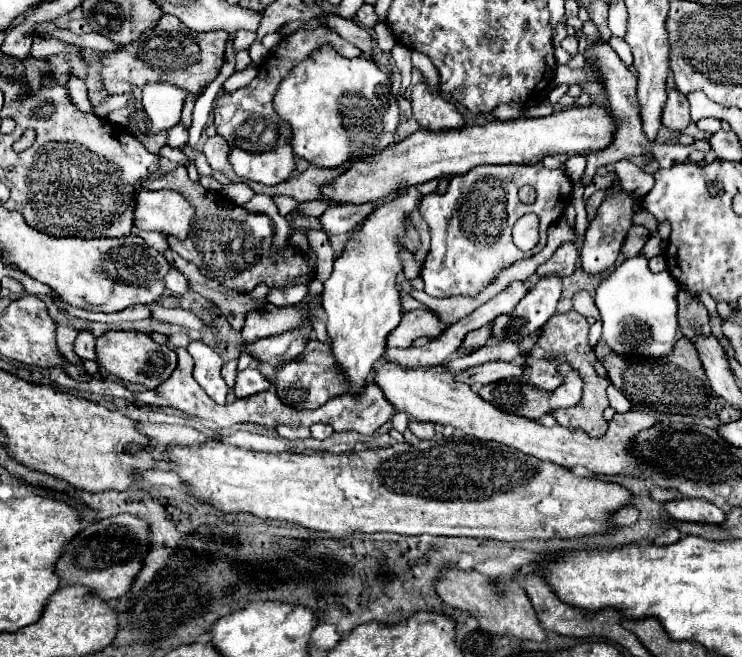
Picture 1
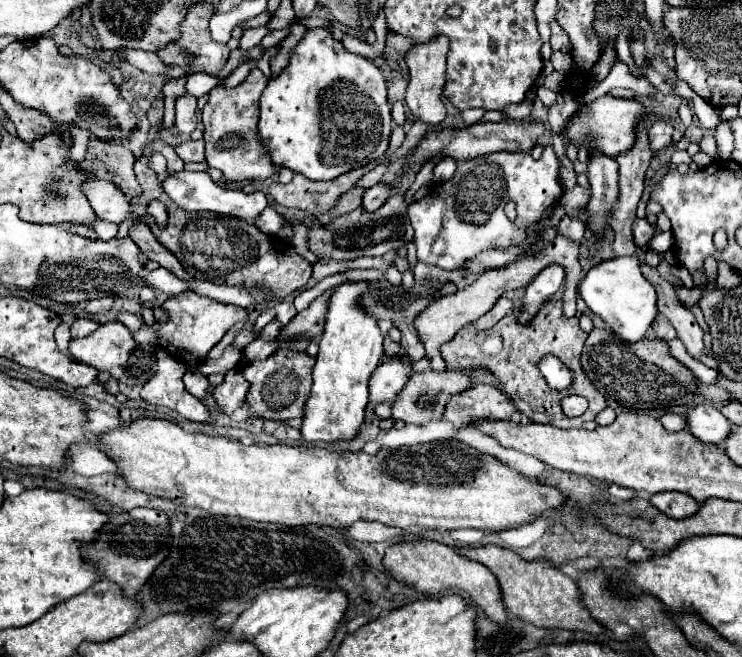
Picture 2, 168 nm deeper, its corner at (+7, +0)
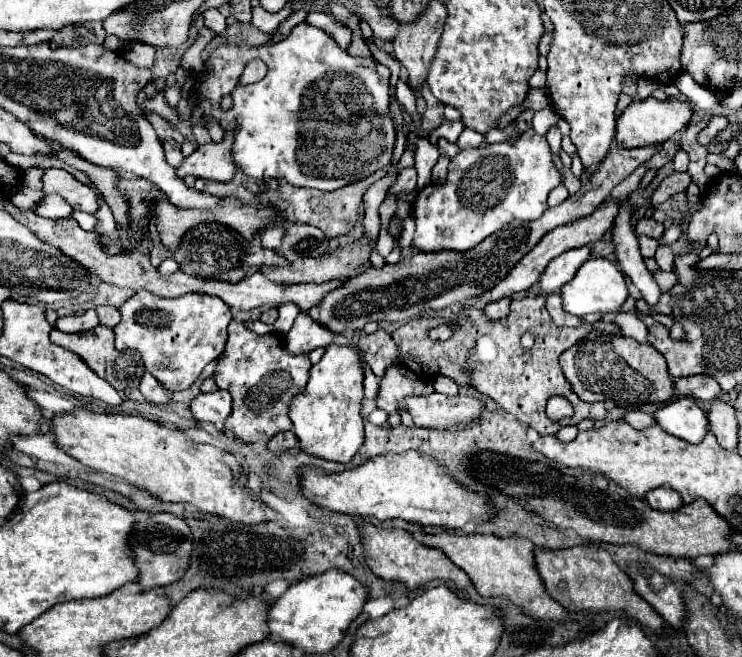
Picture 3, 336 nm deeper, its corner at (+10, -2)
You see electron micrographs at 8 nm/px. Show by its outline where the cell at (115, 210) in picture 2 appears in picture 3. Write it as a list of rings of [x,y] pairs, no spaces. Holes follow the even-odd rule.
[[[58,168],[46,170],[46,174],[44,174],[44,194],[52,194],[52,192],[66,198],[66,202],[72,204],[76,210],[96,214],[98,208],[100,208],[98,190],[78,182],[66,170],[58,170]]]

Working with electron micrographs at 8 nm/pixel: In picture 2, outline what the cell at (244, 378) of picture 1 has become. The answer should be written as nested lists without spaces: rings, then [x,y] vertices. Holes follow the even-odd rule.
[[[239,368],[229,370],[225,374],[223,384],[213,388],[213,398],[215,398],[217,410],[225,412],[225,414],[233,414],[237,408],[243,406],[247,390],[249,390],[249,384],[245,382],[241,370]]]

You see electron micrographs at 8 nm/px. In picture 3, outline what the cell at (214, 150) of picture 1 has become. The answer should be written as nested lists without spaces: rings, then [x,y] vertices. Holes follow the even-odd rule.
[[[164,140],[162,146],[164,146],[164,152],[166,152],[166,160],[168,160],[172,166],[178,168],[178,166],[182,164],[182,160],[184,160],[184,154],[182,154],[180,146],[178,146],[174,140]]]

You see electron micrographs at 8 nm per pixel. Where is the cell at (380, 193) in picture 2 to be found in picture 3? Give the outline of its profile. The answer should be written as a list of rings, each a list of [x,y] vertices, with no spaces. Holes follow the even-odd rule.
[[[406,168],[396,176],[394,184],[388,188],[388,194],[398,196],[400,192],[414,192],[414,190],[416,190],[416,170]]]

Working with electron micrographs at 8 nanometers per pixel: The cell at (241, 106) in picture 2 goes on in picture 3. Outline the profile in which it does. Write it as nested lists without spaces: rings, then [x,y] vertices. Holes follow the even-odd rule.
[[[226,132],[220,142],[210,142],[200,146],[194,154],[190,154],[182,166],[178,168],[178,176],[184,178],[186,174],[192,174],[196,178],[214,180],[214,182],[230,182],[234,174],[238,172],[238,166],[234,166],[232,158],[232,144],[234,144],[236,132]]]

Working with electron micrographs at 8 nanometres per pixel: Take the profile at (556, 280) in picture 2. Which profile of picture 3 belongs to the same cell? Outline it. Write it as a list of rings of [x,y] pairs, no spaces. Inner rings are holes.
[[[582,246],[582,248],[574,248],[568,250],[560,256],[556,256],[554,260],[548,262],[548,266],[544,268],[538,286],[544,294],[554,294],[558,292],[566,282],[570,282],[570,278],[576,276],[578,268],[590,258],[590,246]]]

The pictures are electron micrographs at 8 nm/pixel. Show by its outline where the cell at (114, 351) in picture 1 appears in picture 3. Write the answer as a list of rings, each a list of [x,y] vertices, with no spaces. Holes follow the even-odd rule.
[[[96,326],[92,330],[86,330],[86,332],[76,332],[76,334],[66,334],[58,328],[54,328],[50,332],[50,340],[66,350],[72,350],[74,354],[78,354],[100,378],[104,378],[106,382],[110,382],[116,390],[128,390],[128,388],[136,388],[142,374],[136,372],[138,366],[132,358],[132,354],[128,352],[122,352],[122,350],[116,350],[114,346],[114,330],[108,328],[108,326]]]

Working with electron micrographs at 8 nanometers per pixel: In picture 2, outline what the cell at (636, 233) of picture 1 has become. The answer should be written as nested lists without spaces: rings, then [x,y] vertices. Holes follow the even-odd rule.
[[[645,218],[643,220],[635,220],[633,222],[633,236],[635,236],[635,244],[639,246],[639,248],[647,248],[647,244],[649,244],[649,240],[653,238],[653,234],[655,234],[655,226],[651,226]]]

